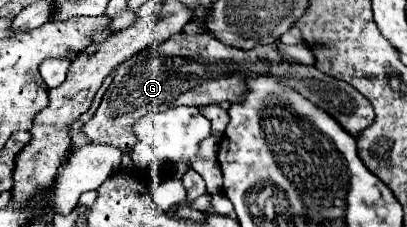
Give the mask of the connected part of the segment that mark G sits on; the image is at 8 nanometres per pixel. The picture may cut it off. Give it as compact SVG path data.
M178 34L154 48L146 48L134 60L120 64L116 76L106 90L96 114L82 126L82 132L92 144L108 144L122 152L128 152L136 144L132 126L150 112L160 112L172 106L208 106L228 102L240 102L248 94L246 78L256 74L270 74L278 78L280 84L286 84L300 92L306 100L328 112L338 120L348 134L356 136L374 122L372 104L350 84L322 74L314 66L304 66L286 60L276 44L256 46L252 50L240 50L234 46L224 46L212 34Z

